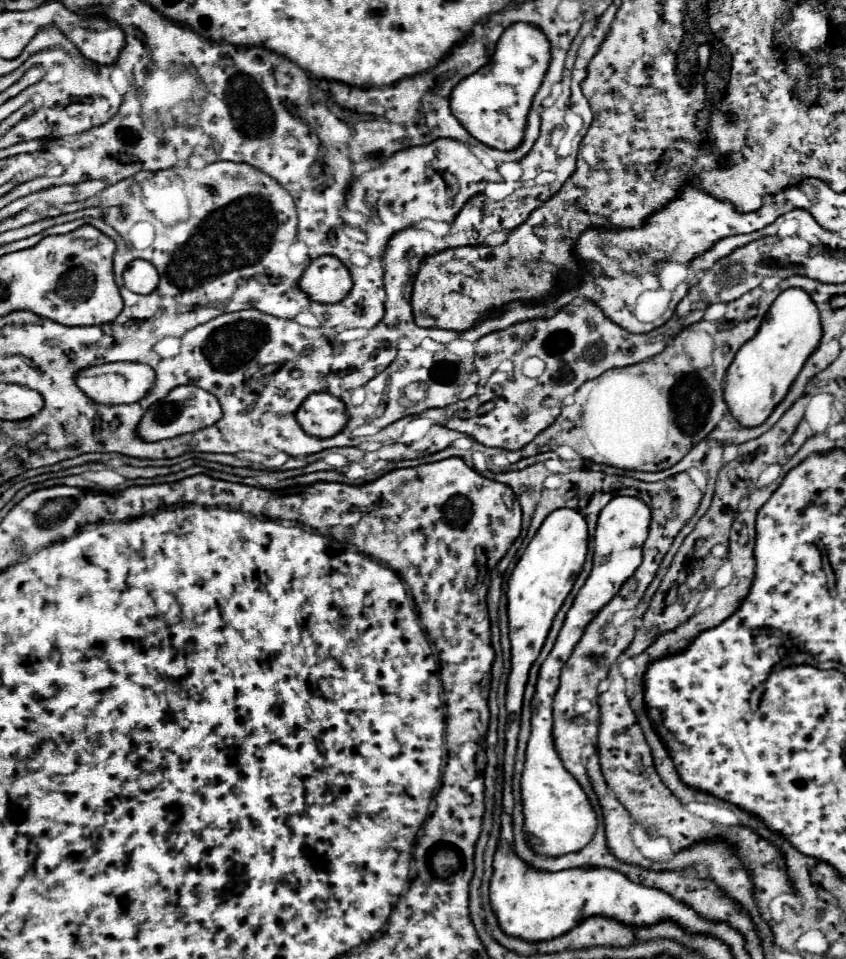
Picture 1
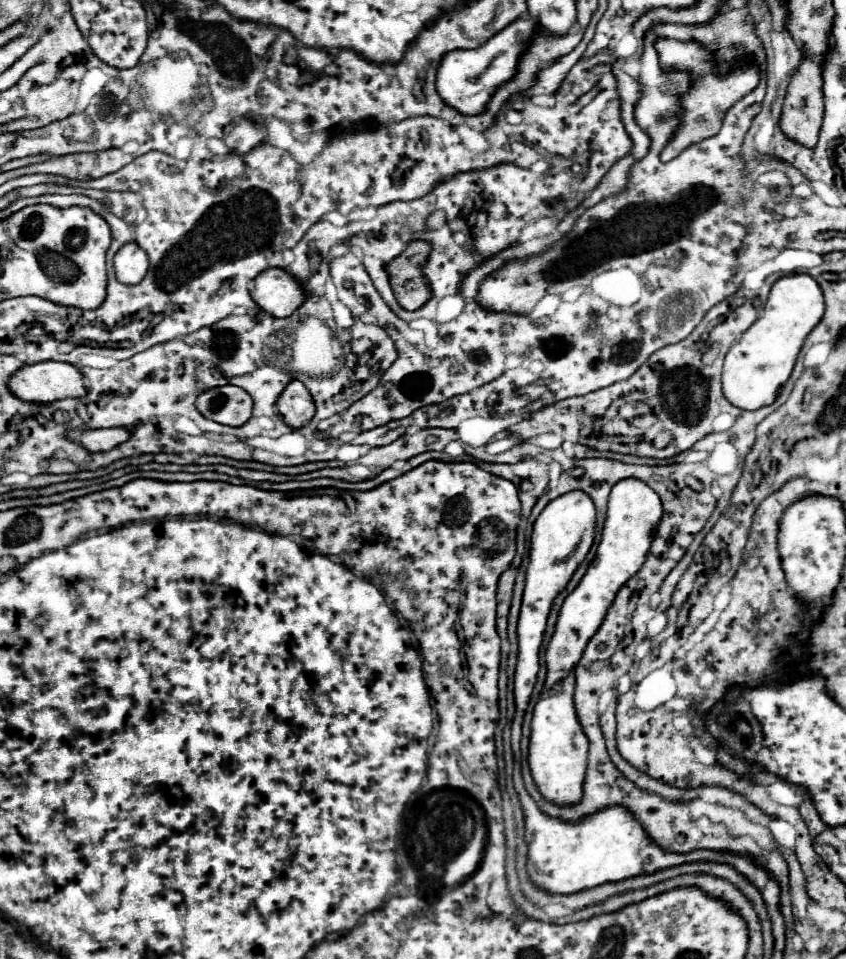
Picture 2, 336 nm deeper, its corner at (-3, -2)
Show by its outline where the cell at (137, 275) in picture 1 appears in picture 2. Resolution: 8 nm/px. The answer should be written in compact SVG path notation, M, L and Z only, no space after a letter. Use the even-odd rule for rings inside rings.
M127 243L117 251L113 265L115 265L117 281L125 285L137 285L147 275L149 259L147 253L137 243Z

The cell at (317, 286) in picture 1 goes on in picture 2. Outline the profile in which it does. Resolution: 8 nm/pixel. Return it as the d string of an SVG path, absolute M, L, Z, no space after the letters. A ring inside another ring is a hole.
M275 267L275 269L267 269L267 271L259 273L259 277L255 277L255 289L251 291L251 297L269 315L273 315L273 317L289 317L293 311L297 311L303 305L305 289L289 271Z

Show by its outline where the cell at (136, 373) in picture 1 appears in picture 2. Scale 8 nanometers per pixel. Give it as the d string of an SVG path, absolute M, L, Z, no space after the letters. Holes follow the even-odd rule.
M43 361L21 367L11 379L13 393L23 401L53 403L87 395L85 377L71 363Z

